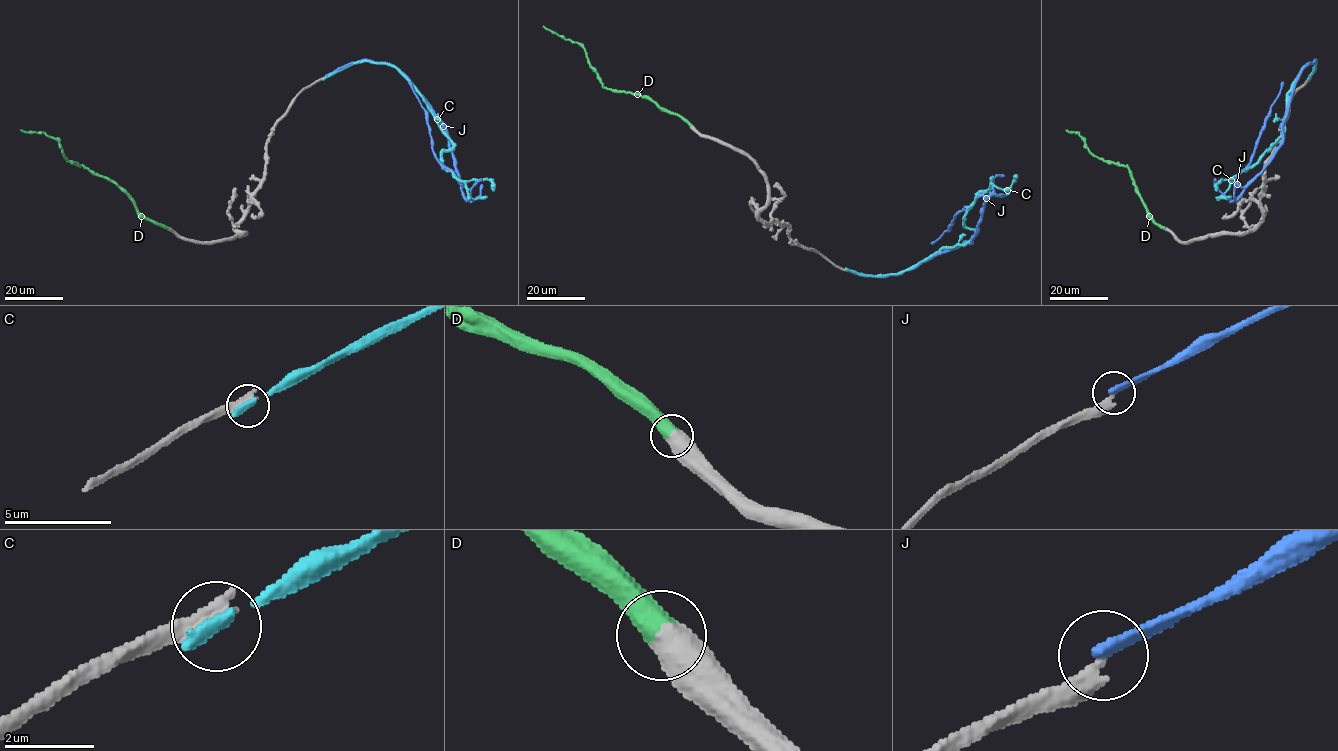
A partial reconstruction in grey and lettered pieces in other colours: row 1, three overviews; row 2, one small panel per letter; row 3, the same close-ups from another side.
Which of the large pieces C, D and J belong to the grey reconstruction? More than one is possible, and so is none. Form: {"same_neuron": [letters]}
{"same_neuron": ["D"]}

